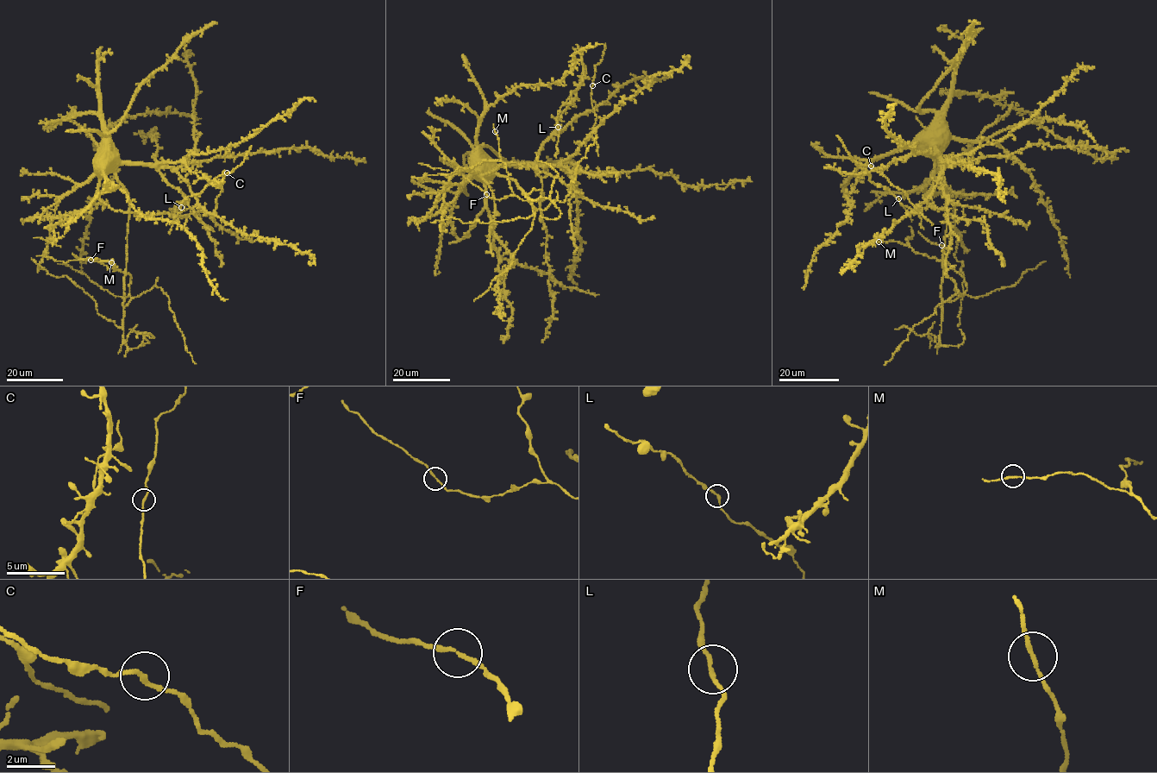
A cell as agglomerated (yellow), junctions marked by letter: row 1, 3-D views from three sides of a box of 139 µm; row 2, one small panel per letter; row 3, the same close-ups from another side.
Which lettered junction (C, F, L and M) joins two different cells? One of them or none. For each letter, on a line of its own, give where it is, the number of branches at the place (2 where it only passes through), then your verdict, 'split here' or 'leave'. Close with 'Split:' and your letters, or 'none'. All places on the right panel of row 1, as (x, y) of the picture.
C: at (871, 166); 2 branches meet; leave
F: at (941, 245); 2 branches meet; leave
L: at (898, 198); 2 branches meet; leave
M: at (878, 241); 2 branches meet; leave
Split: none

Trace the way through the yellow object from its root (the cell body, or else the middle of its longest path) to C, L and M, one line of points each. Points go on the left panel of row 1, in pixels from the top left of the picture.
C: (129, 204), (115, 172), (121, 164), (170, 166), (210, 214), (227, 172)
L: (129, 204), (115, 167), (178, 161), (209, 183), (199, 193), (185, 197), (181, 207)
M: (129, 204), (123, 278), (124, 306), (131, 298), (131, 276), (114, 269), (111, 261), (113, 259), (111, 262)

